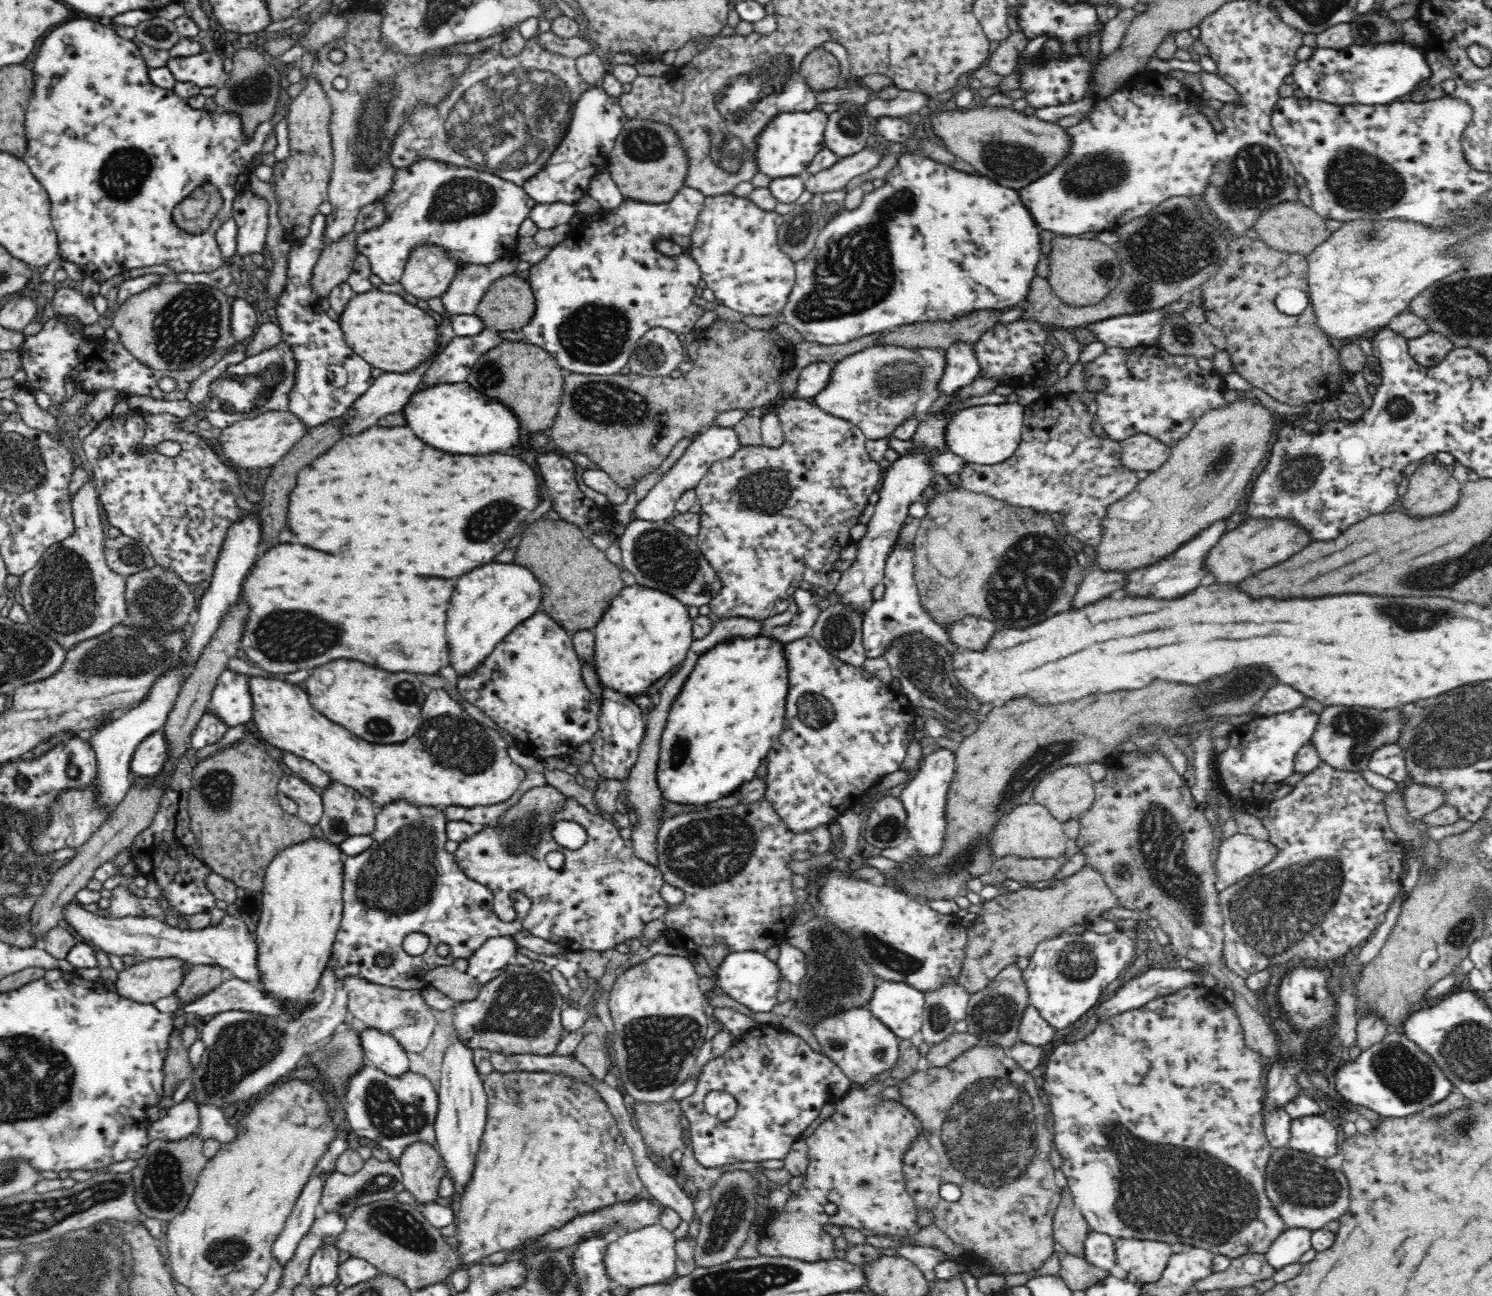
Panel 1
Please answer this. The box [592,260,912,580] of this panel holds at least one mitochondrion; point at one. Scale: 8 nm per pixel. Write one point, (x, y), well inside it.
(766, 491)

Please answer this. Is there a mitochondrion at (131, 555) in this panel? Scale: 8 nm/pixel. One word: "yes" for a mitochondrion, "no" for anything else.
yes

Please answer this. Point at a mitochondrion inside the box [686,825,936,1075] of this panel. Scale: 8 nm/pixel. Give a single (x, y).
(834, 977)

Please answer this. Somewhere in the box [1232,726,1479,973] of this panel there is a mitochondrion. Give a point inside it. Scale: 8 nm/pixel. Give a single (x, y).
(1457, 934)

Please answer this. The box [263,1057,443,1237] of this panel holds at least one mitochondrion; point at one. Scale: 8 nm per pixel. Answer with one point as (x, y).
(392, 1115)

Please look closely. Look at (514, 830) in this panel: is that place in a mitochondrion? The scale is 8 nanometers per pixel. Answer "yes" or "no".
yes

